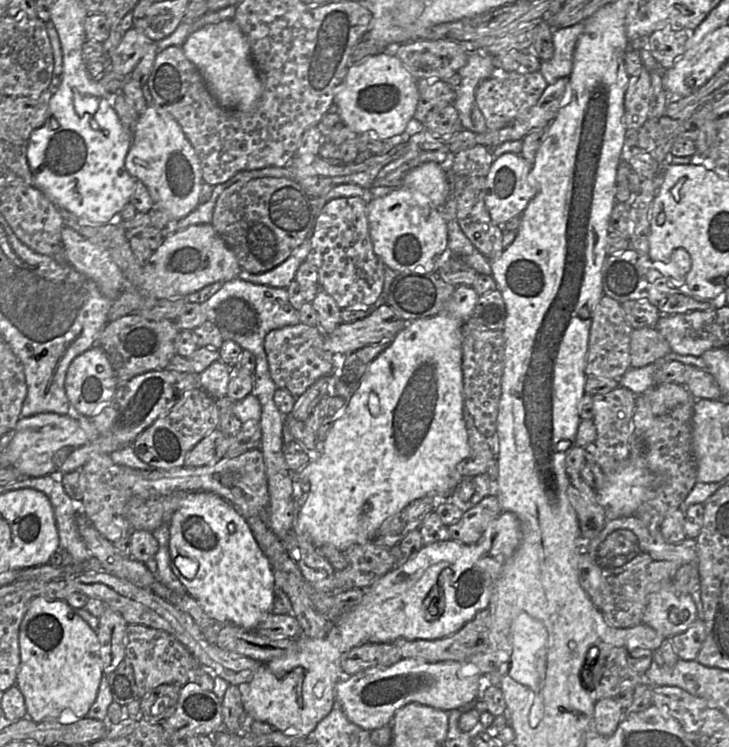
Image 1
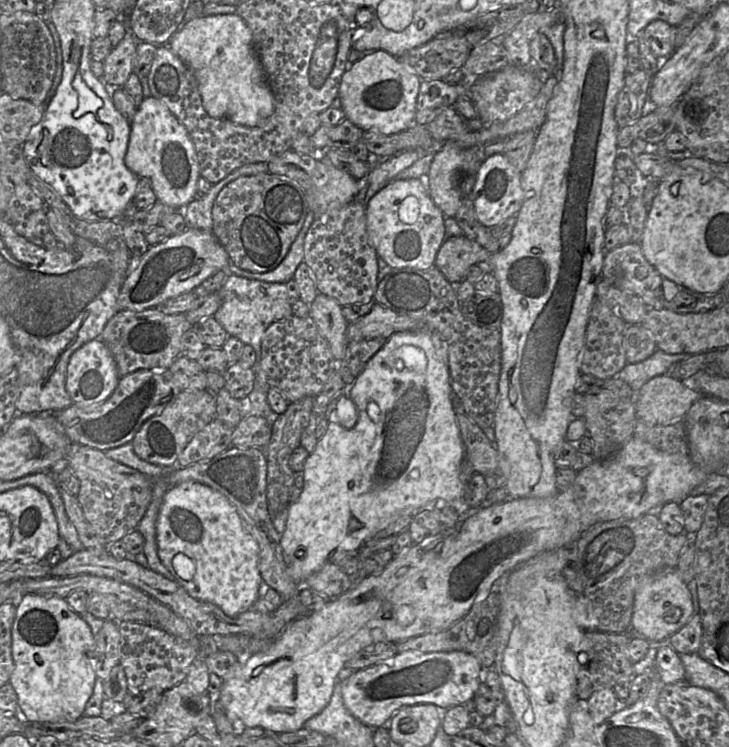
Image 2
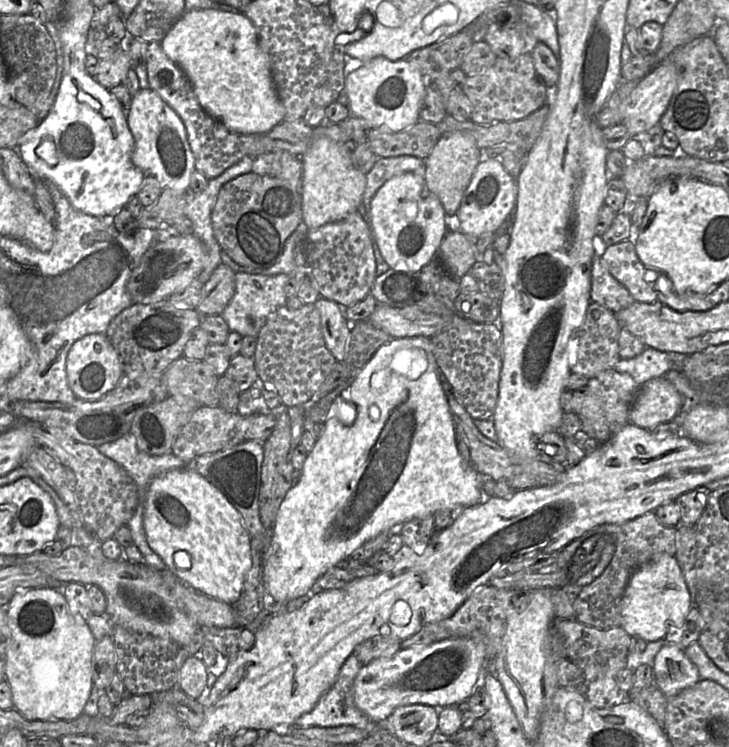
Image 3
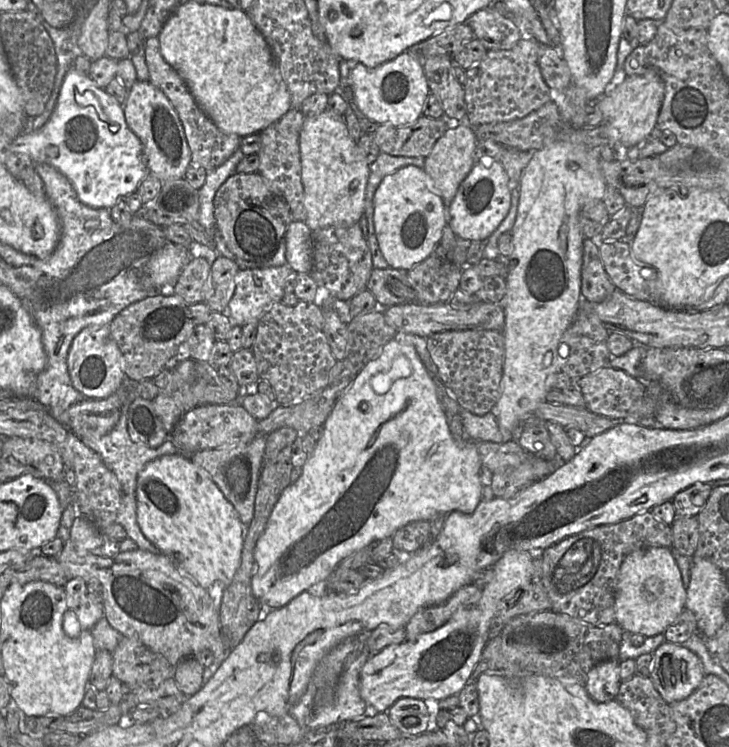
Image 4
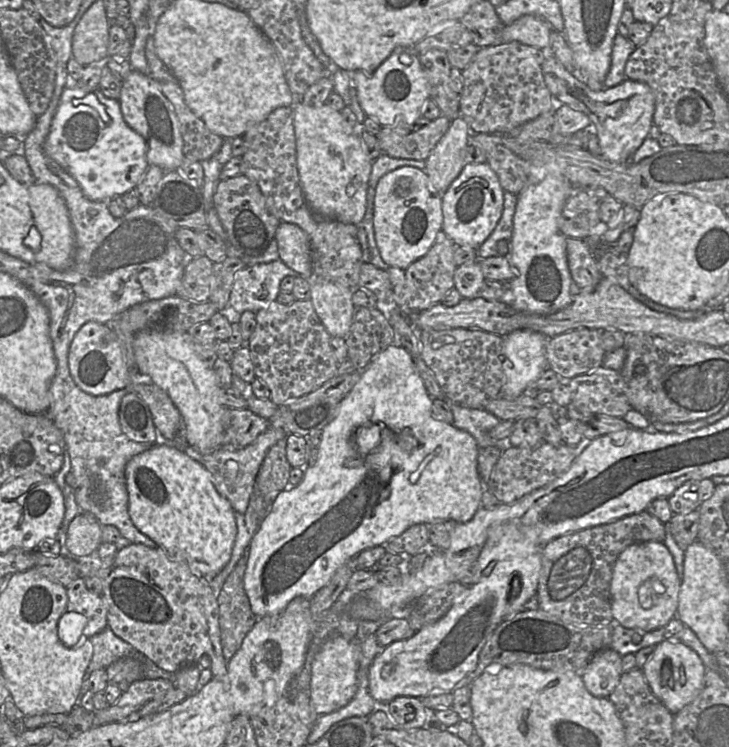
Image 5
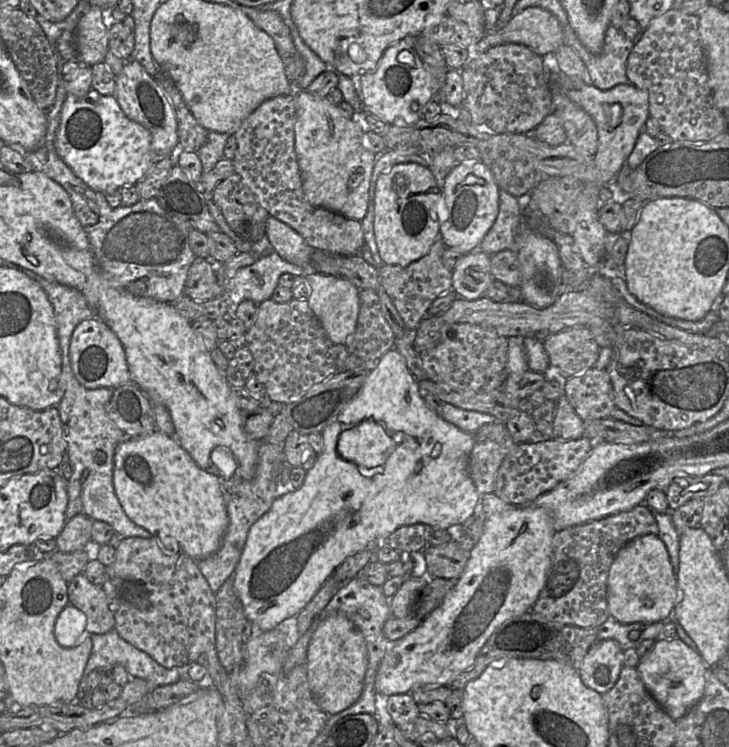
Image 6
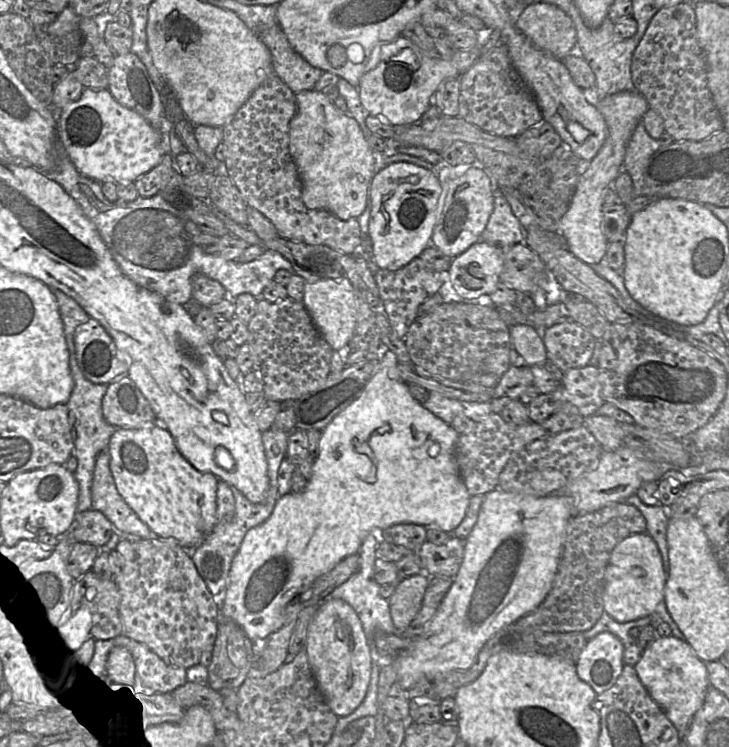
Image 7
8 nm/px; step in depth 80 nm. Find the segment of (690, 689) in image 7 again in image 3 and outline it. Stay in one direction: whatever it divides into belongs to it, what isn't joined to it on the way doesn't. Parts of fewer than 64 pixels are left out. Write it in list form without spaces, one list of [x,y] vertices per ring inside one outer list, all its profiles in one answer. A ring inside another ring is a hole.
[[[667,643],[661,647],[652,663],[654,685],[670,698],[696,685],[701,679],[698,668],[680,647]]]

